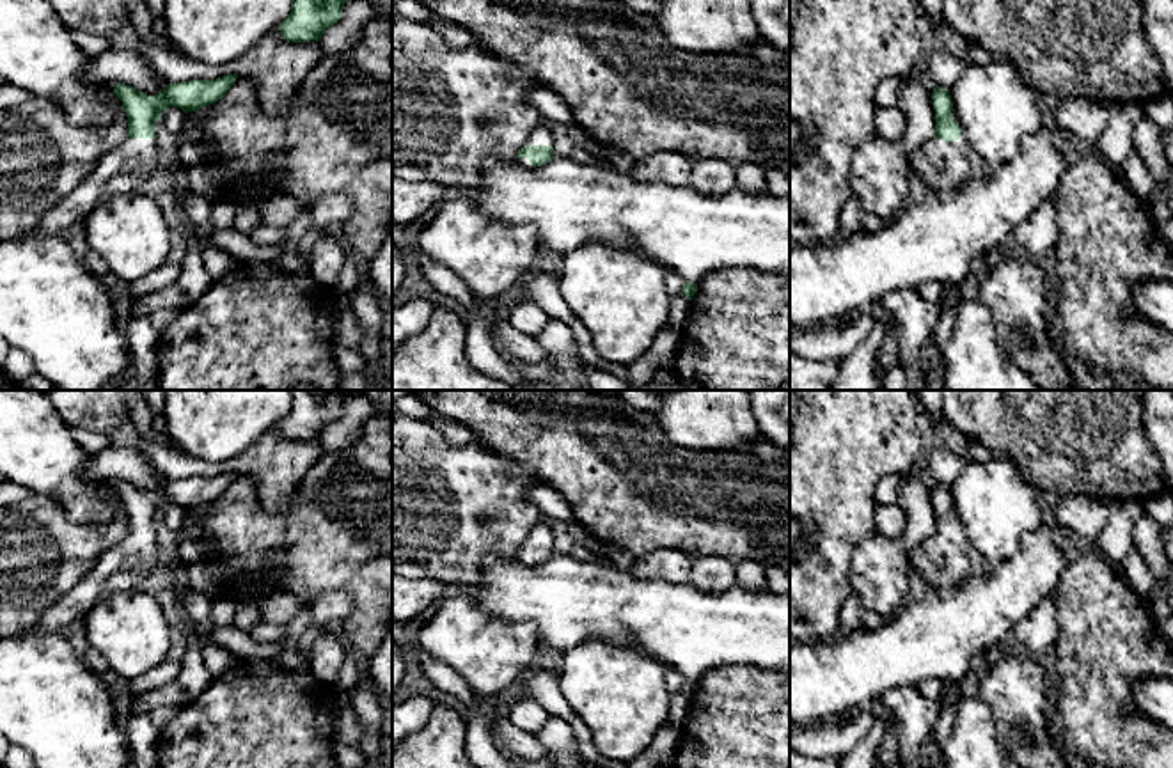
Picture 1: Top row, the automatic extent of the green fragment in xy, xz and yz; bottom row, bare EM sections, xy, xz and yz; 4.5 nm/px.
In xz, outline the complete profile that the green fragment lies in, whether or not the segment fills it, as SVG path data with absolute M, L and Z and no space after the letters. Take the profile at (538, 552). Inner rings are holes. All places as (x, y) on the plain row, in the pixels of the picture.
M536 523L524 545L515 553L522 564L539 564L554 555L552 530L543 523Z

